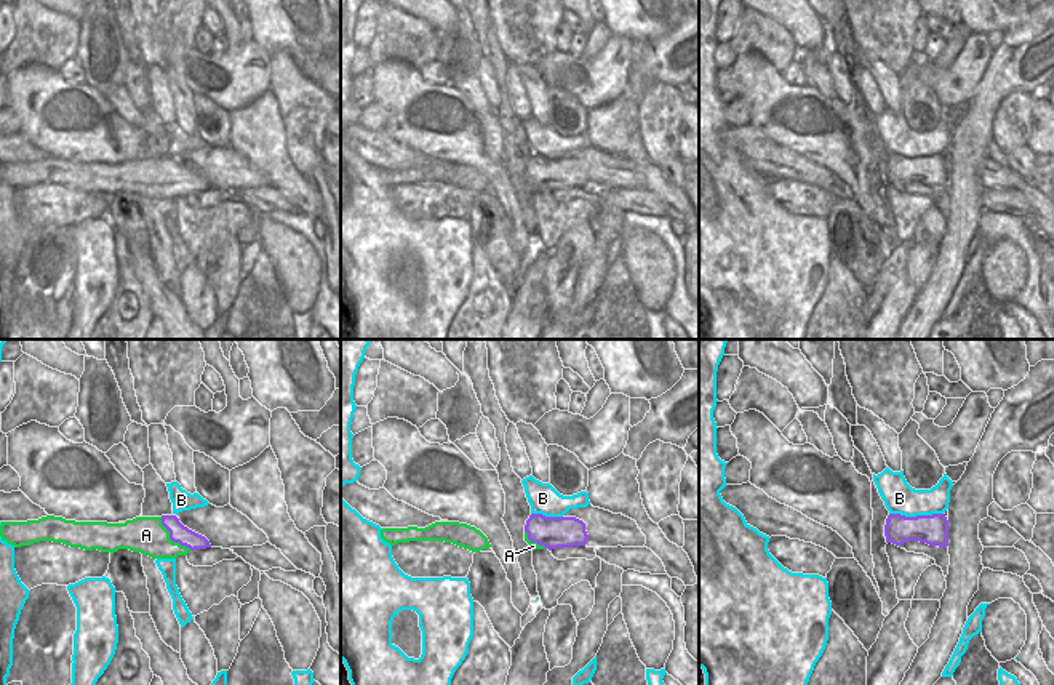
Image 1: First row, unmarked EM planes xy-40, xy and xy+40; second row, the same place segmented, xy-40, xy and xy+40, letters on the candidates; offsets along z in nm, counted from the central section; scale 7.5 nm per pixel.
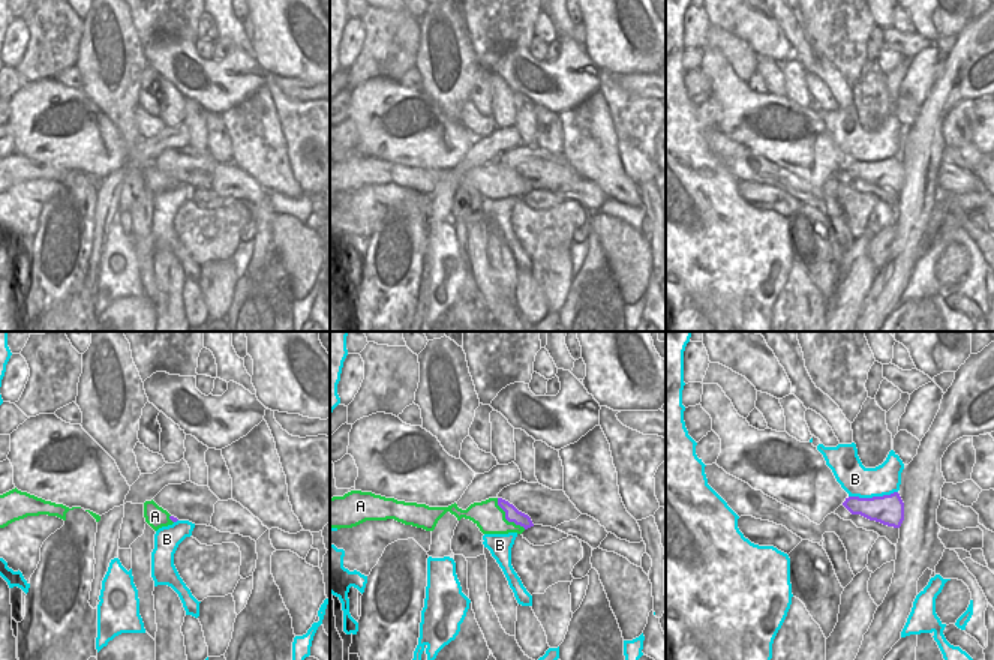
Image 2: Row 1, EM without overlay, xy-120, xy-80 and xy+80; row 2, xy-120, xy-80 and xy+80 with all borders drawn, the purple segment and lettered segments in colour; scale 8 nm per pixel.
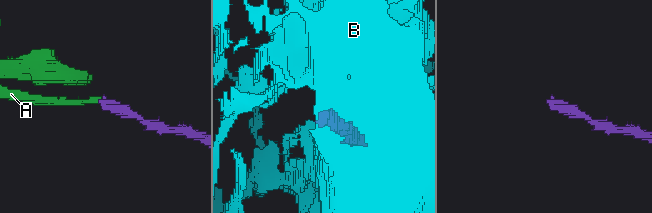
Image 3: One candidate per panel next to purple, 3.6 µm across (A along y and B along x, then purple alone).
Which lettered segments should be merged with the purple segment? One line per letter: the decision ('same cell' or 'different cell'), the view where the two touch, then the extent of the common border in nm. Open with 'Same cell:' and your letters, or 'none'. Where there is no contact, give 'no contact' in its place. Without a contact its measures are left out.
Same cell: none
A: different cell | xy-40 | 340 nm
B: different cell | xy+40 | 400 nm

